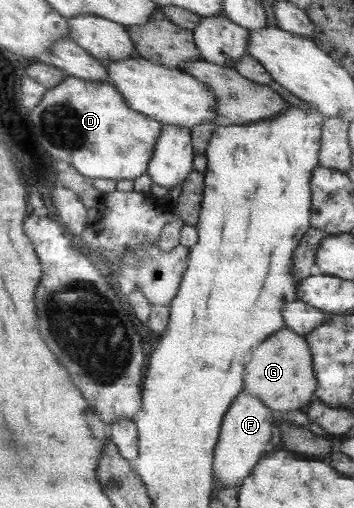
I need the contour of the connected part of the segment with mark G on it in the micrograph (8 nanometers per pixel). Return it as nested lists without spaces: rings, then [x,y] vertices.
[[[288,327],[272,335],[253,349],[252,359],[245,371],[245,390],[258,395],[276,413],[299,410],[309,405],[318,389],[318,379],[312,369],[312,353],[304,336]]]

